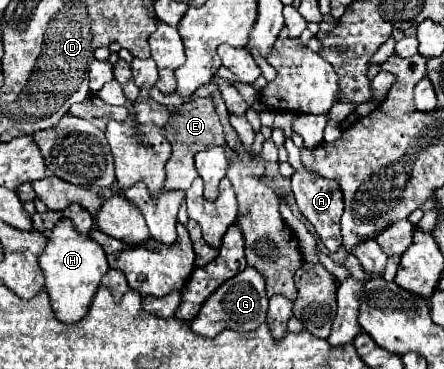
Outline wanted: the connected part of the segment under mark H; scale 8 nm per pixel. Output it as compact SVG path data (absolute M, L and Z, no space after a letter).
M60 220L48 234L46 246L40 254L40 268L46 276L46 292L52 300L54 314L64 324L74 324L86 316L92 298L100 288L102 276L110 270L102 246L98 246L88 236L74 232L70 220Z

